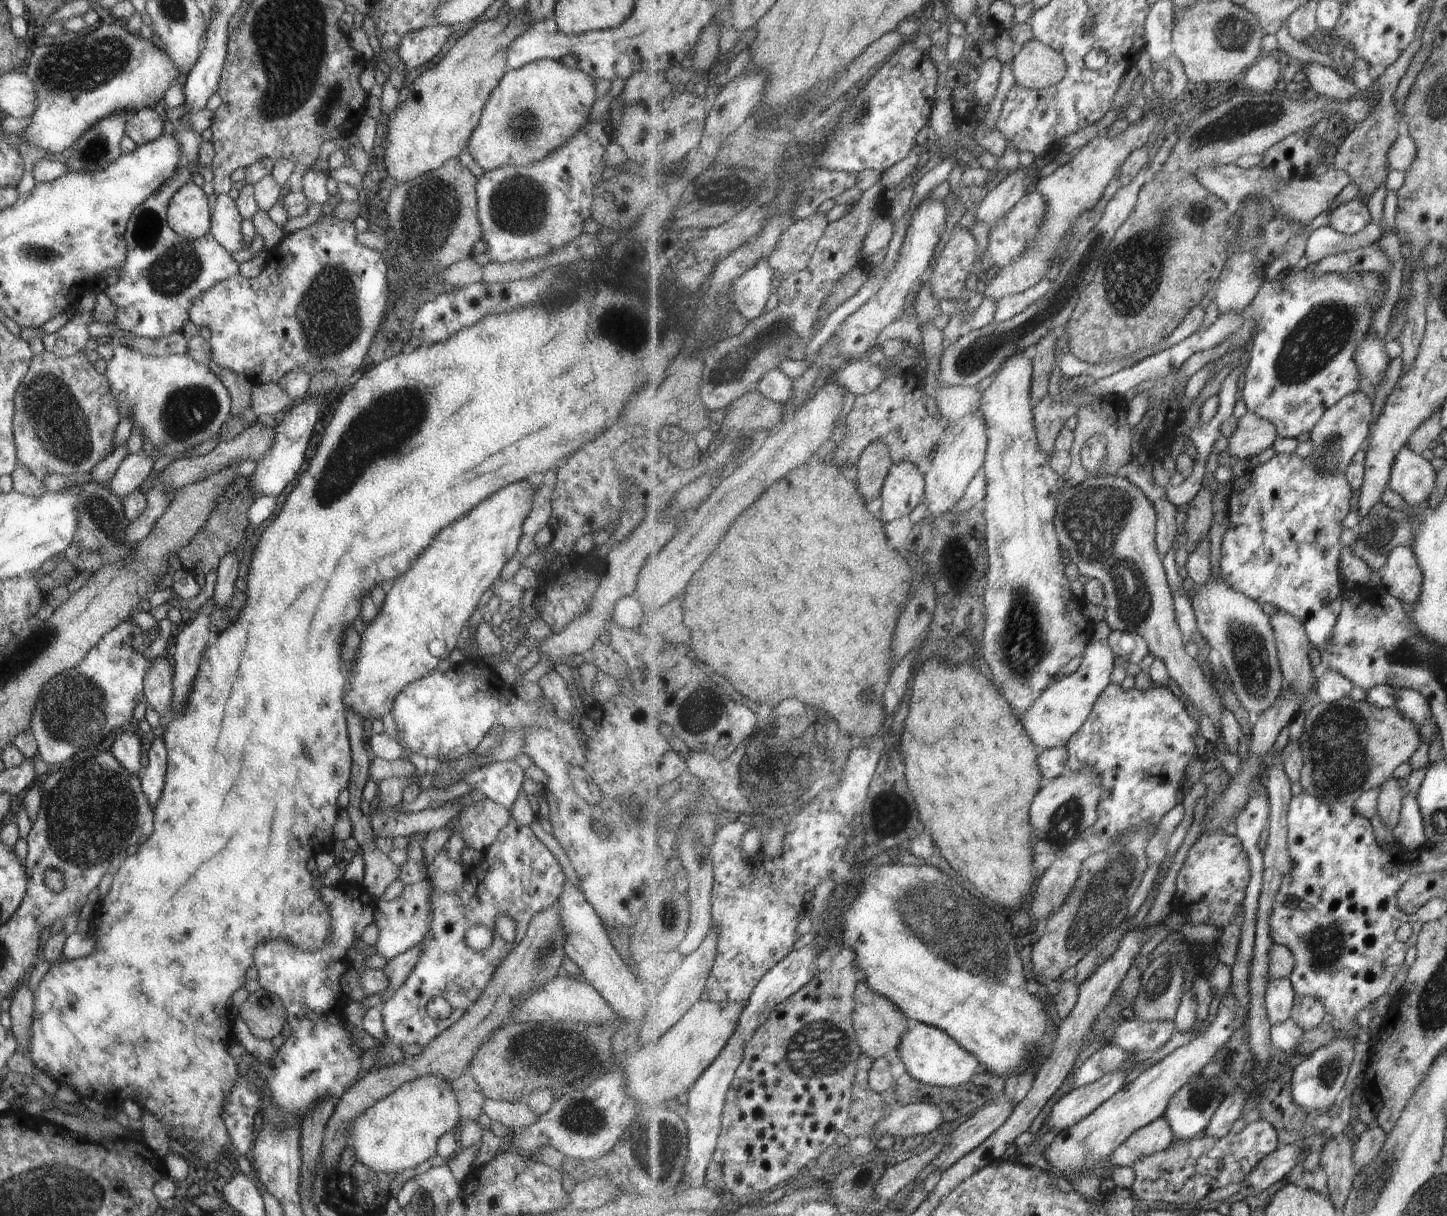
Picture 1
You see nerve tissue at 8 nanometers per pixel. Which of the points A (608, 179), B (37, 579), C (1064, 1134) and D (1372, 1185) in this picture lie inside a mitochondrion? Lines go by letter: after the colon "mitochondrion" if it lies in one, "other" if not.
A: other
B: other
C: other
D: mitochondrion

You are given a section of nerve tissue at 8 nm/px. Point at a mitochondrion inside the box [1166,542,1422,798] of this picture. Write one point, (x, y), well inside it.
(1342, 732)

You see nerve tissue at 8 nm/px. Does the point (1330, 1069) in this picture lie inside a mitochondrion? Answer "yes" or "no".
yes

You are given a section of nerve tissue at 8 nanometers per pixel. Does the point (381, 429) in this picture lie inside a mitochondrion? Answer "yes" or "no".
yes

